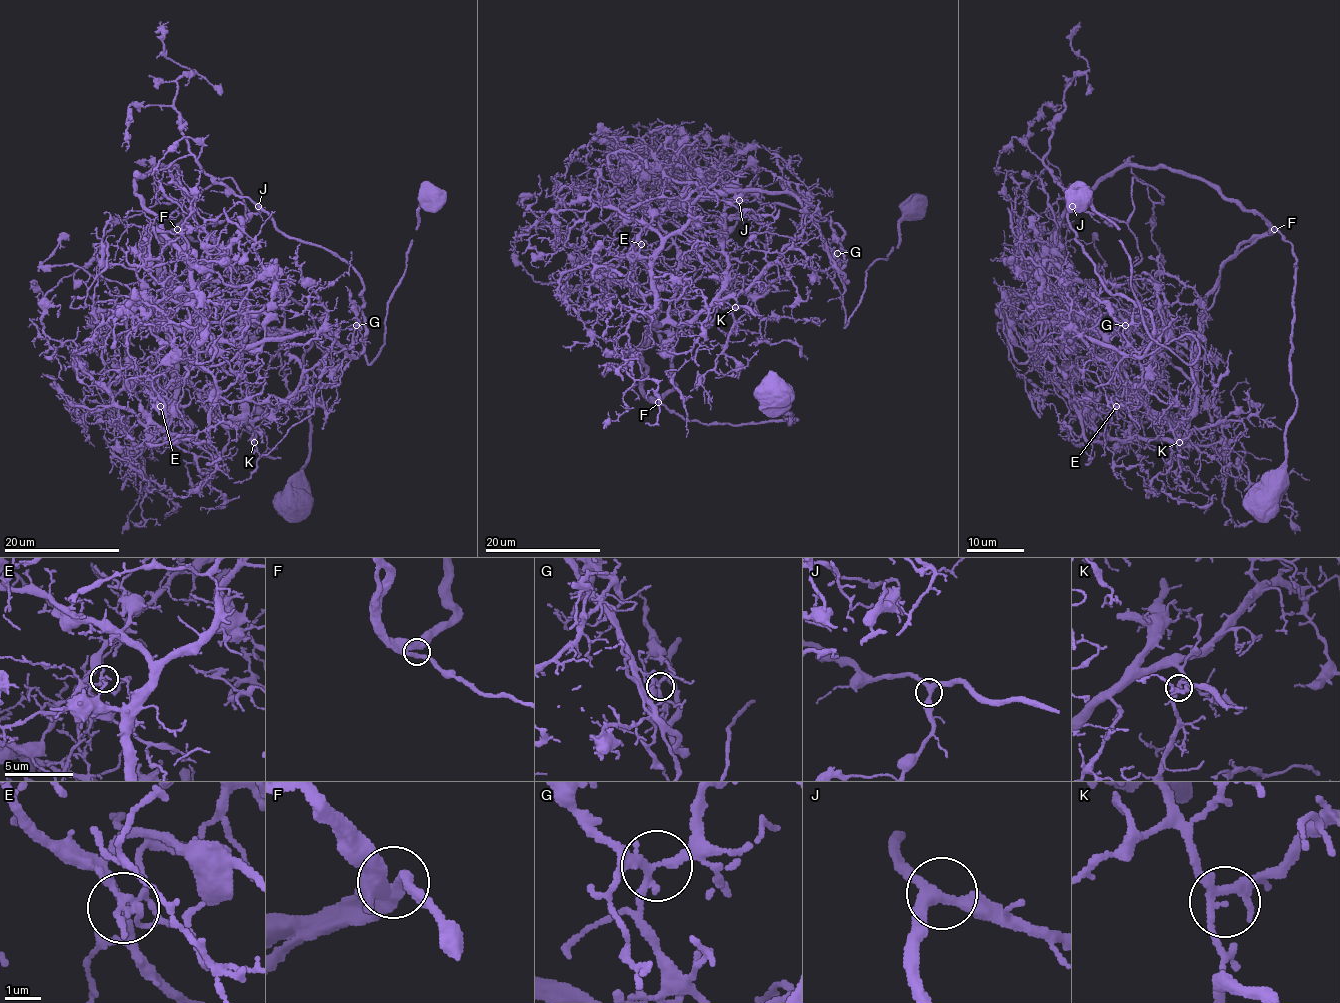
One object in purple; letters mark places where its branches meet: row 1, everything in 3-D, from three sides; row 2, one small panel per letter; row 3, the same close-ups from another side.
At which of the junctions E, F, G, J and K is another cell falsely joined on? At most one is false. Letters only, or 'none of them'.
E

